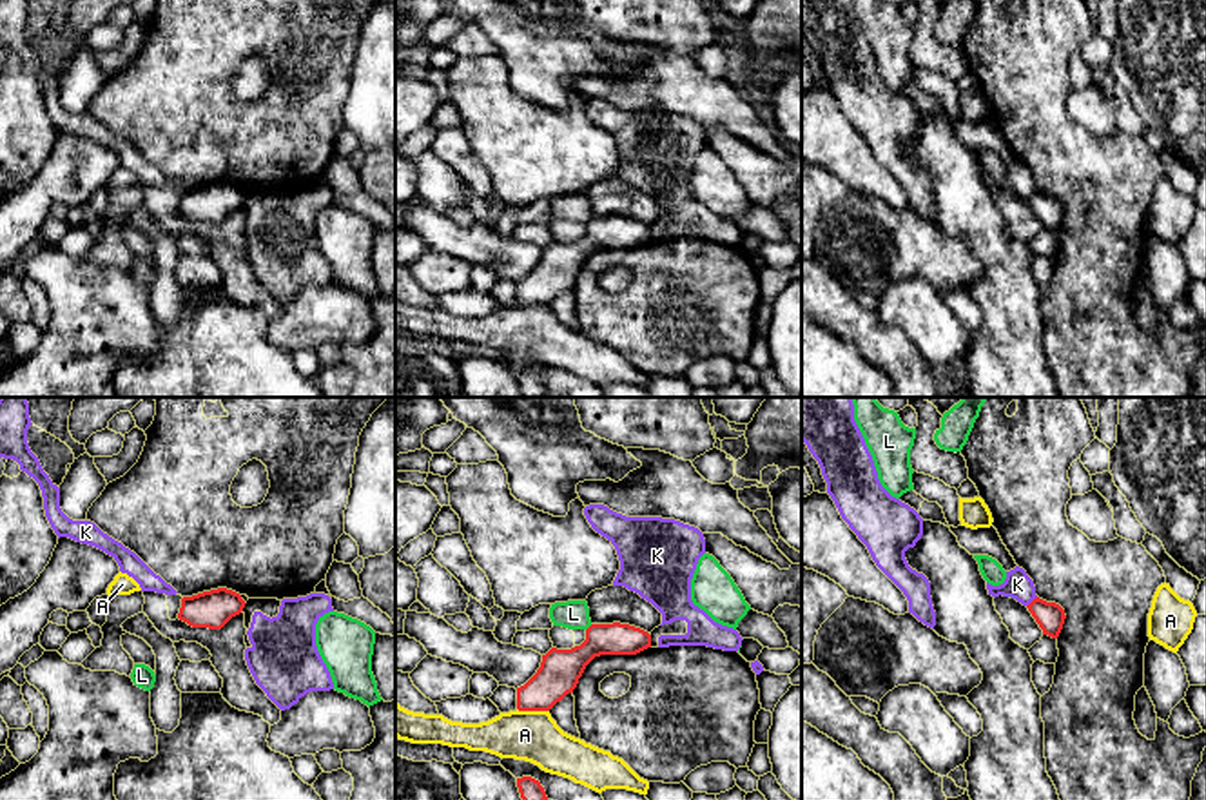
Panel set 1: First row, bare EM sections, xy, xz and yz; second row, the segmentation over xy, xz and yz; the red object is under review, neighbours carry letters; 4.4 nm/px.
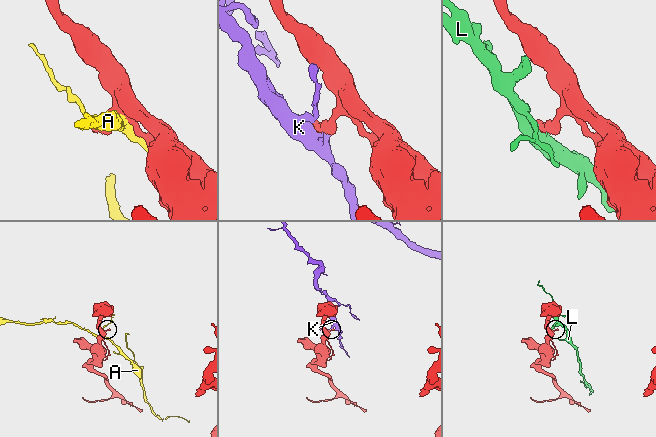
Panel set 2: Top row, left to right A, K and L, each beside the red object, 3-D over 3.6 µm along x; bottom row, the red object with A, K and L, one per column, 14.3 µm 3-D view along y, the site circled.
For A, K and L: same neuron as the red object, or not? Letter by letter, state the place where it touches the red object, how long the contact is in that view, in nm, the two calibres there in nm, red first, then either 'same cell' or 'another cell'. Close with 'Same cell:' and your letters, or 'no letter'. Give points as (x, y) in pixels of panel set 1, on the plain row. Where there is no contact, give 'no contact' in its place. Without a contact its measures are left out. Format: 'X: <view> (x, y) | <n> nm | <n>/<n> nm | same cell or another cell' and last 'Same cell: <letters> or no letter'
A: xz (534, 303) | 140 nm | 180/220 nm | another cell
K: yz (1032, 195) | 70 nm | 130/120 nm | another cell
L: xz (588, 222) | 40 nm | 180/130 nm | another cell
Same cell: no letter

